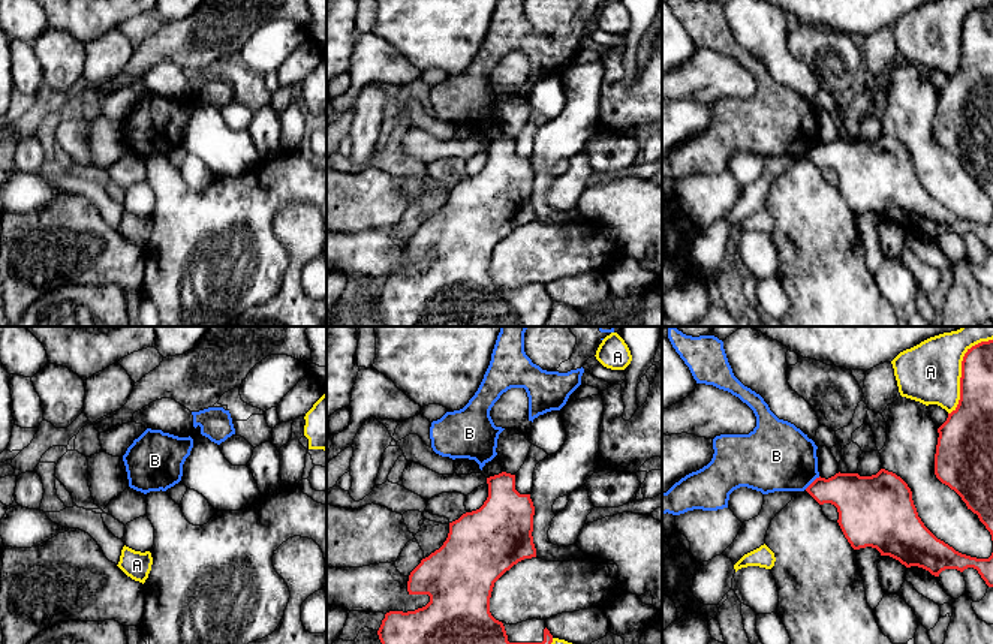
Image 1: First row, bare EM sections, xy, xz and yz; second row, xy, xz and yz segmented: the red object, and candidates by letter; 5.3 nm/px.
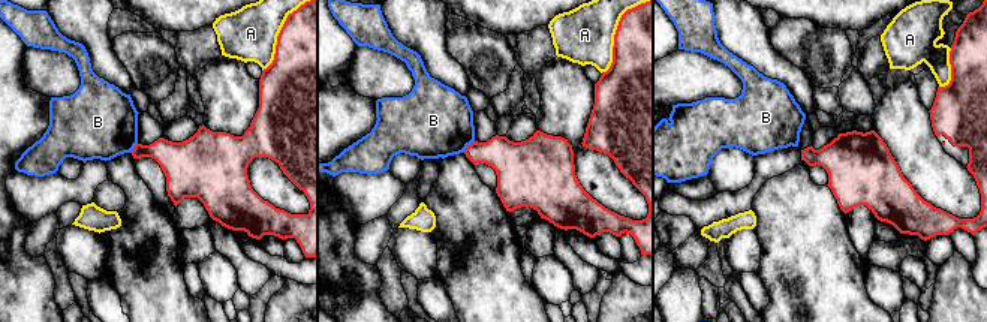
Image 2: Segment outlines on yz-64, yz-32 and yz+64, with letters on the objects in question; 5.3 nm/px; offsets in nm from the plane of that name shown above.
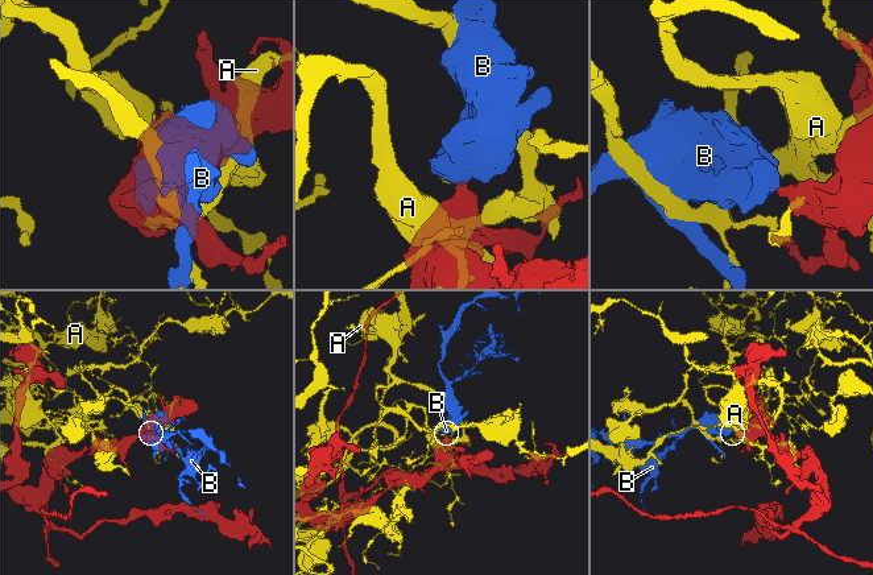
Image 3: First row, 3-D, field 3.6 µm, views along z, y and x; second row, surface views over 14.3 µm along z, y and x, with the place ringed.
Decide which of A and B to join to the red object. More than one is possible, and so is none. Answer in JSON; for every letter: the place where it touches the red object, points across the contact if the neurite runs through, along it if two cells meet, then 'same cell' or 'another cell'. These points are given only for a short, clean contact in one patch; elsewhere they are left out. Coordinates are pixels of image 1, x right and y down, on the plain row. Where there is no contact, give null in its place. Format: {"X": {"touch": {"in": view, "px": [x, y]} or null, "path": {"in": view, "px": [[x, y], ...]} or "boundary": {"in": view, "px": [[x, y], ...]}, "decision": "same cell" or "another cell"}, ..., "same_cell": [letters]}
{"A": {"touch": {"in": "yz", "px": [962, 35]}, "decision": "another cell"}, "B": {"touch": {"in": "yz", "px": [814, 146]}, "boundary": {"in": "yz", "px": [[820, 141], [805, 153]]}, "decision": "another cell"}, "same_cell": []}

